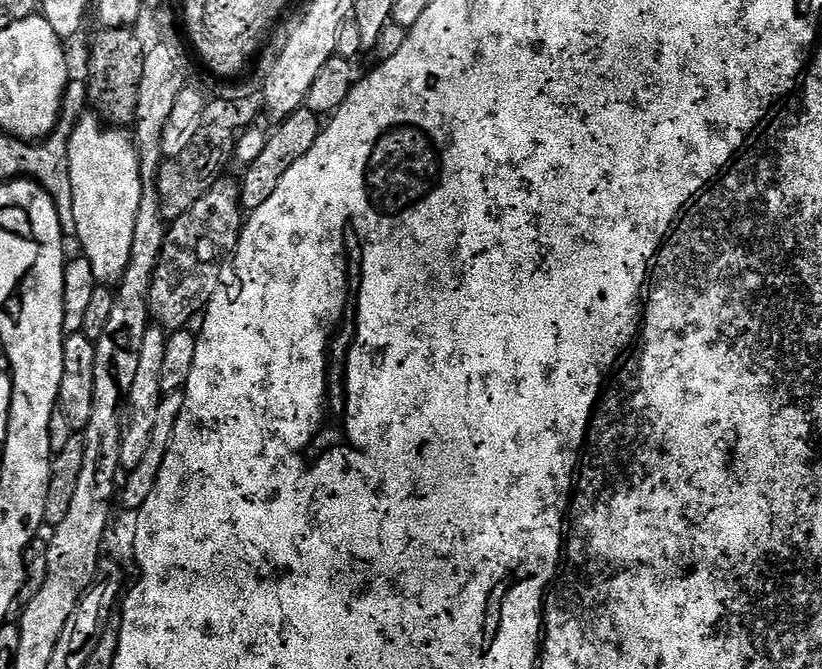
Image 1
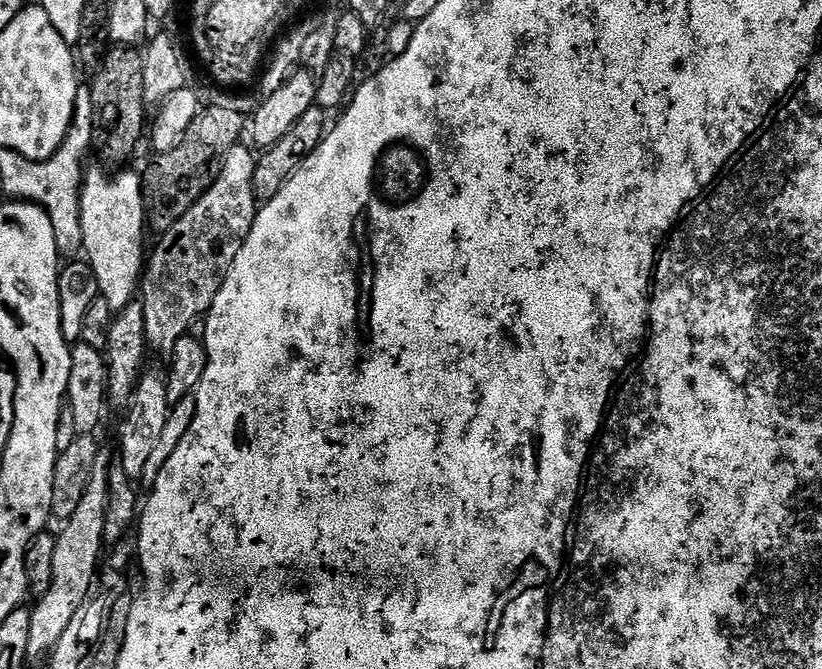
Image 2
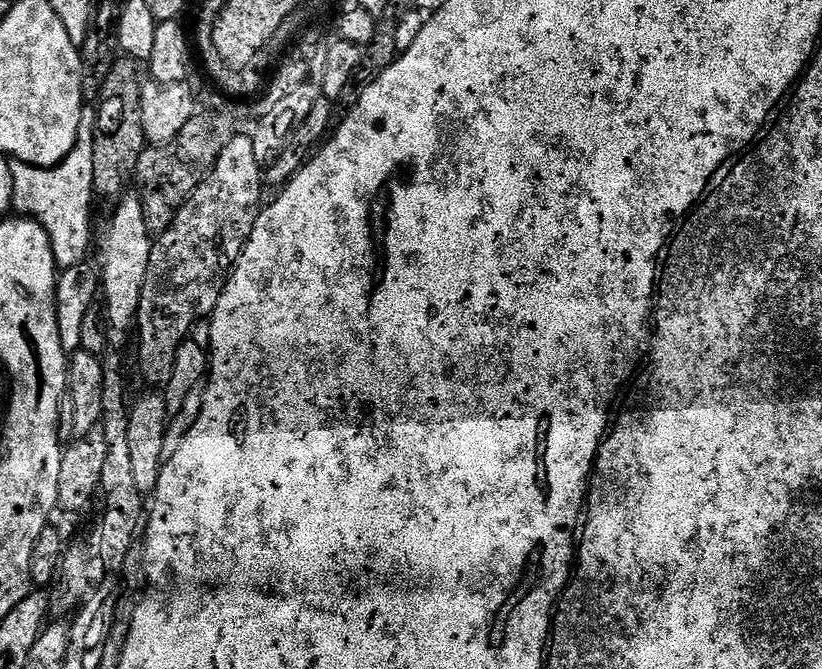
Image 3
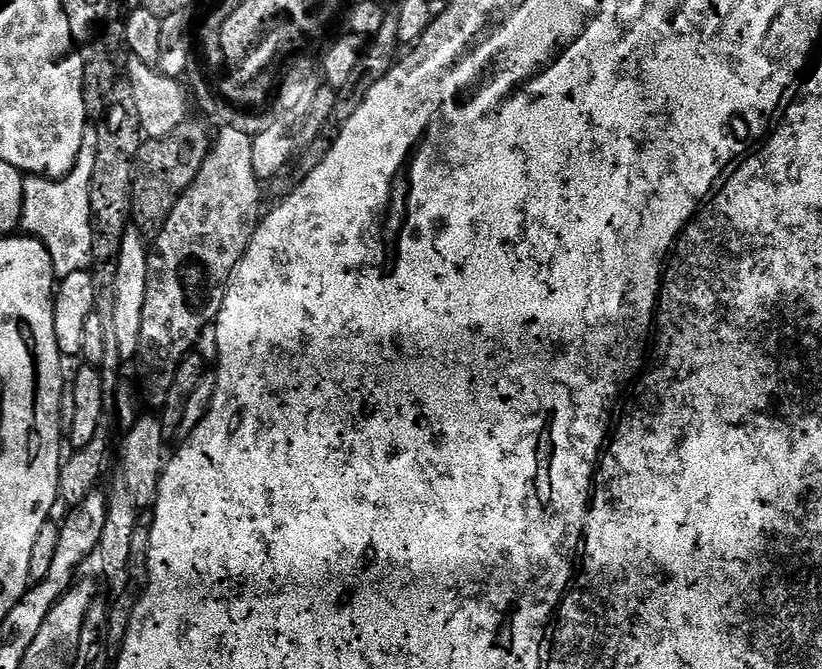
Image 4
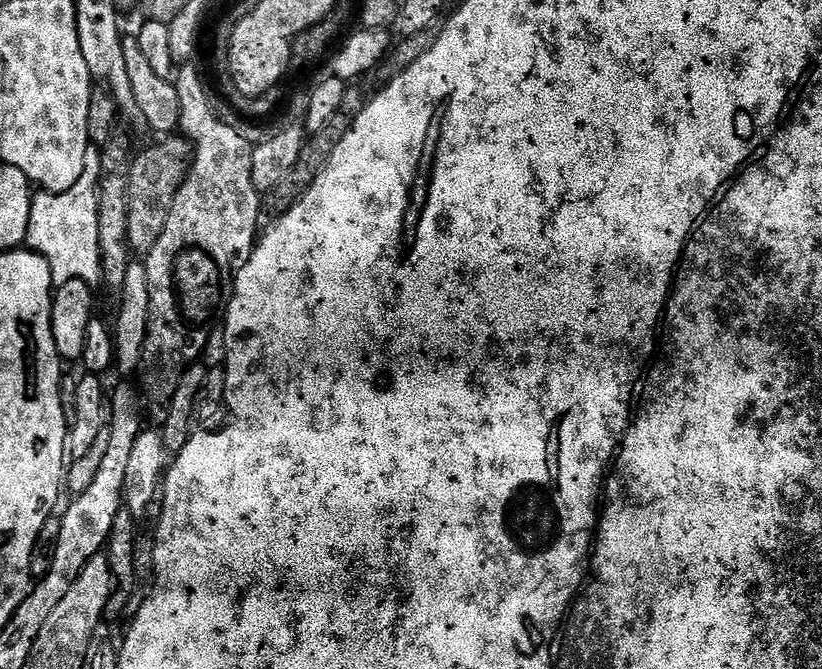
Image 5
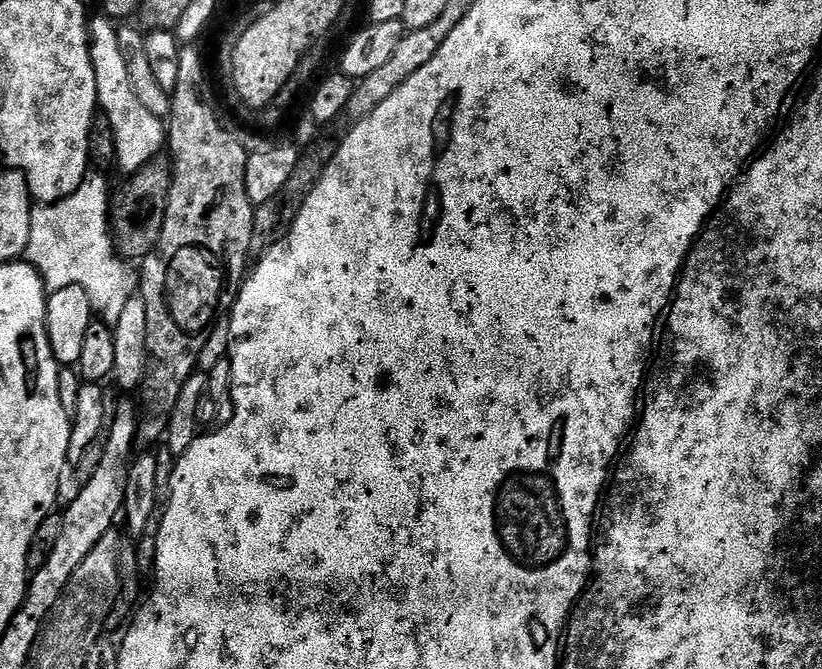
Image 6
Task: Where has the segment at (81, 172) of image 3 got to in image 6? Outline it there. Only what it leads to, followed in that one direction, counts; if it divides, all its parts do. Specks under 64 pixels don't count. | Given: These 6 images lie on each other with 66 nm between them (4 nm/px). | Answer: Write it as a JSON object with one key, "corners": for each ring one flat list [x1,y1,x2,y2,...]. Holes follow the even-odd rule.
{"corners":[[90,170,87,175,84,176,78,188,74,190,73,194,70,194,65,199,62,199,57,203,51,205,39,203,38,205,35,205,33,207,31,212,30,241,27,242,26,250,23,254,23,259,27,261,27,263,35,266,36,271,43,279,45,293,51,294,53,292,57,292,58,290,64,290,66,286,70,285,81,286,82,290,86,291,86,296,88,297,88,299,90,299,90,306,92,307,93,313,95,313,95,315,99,317,101,321,108,322,113,319,114,306,119,306,121,304,125,304,126,302,130,302,130,298,134,295,137,295,138,272,137,269,132,269,135,267,133,267,131,263,125,262,119,255,113,254,114,241,110,231,110,208,108,212,108,186,103,176,105,175,103,173,100,173,99,171]]}

